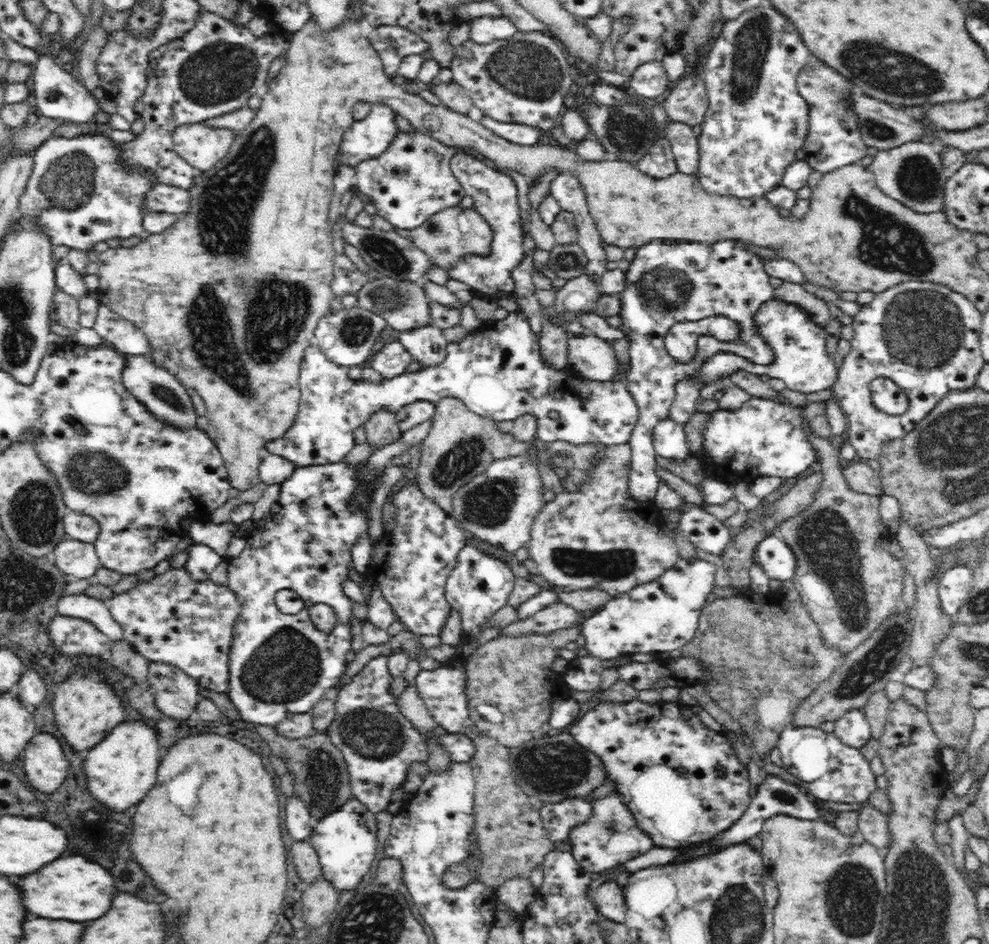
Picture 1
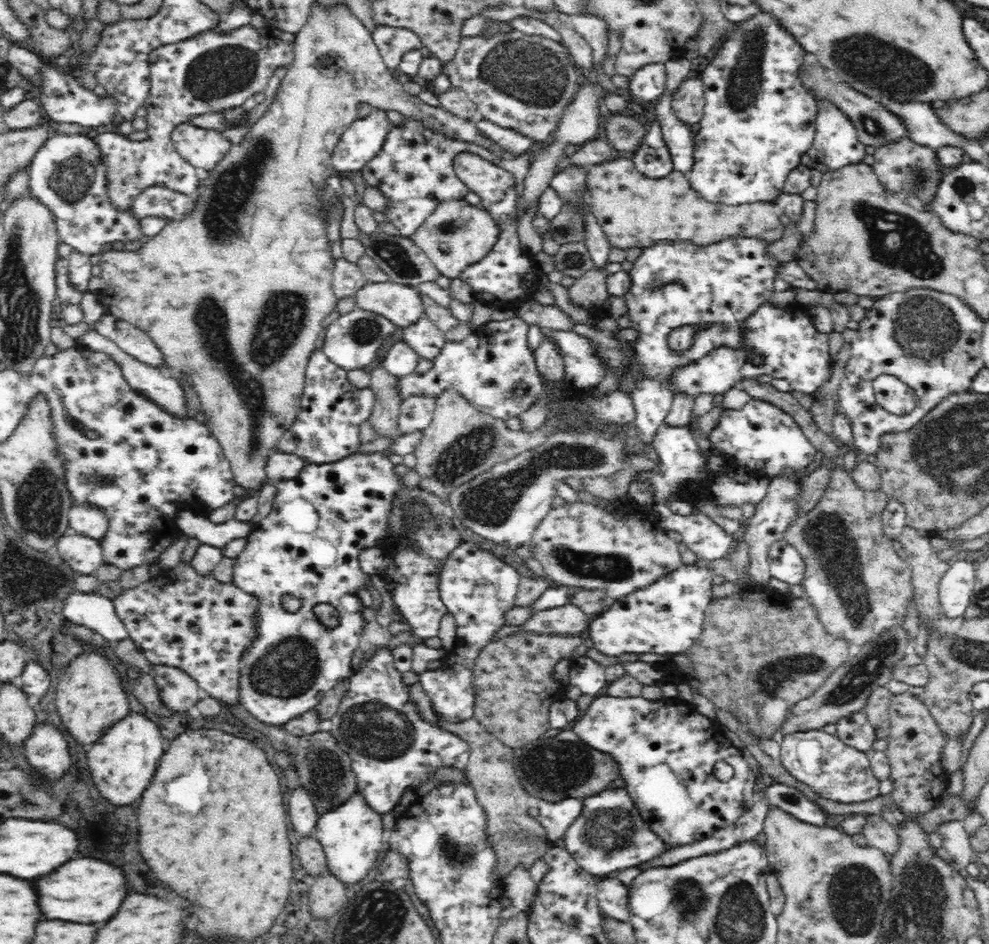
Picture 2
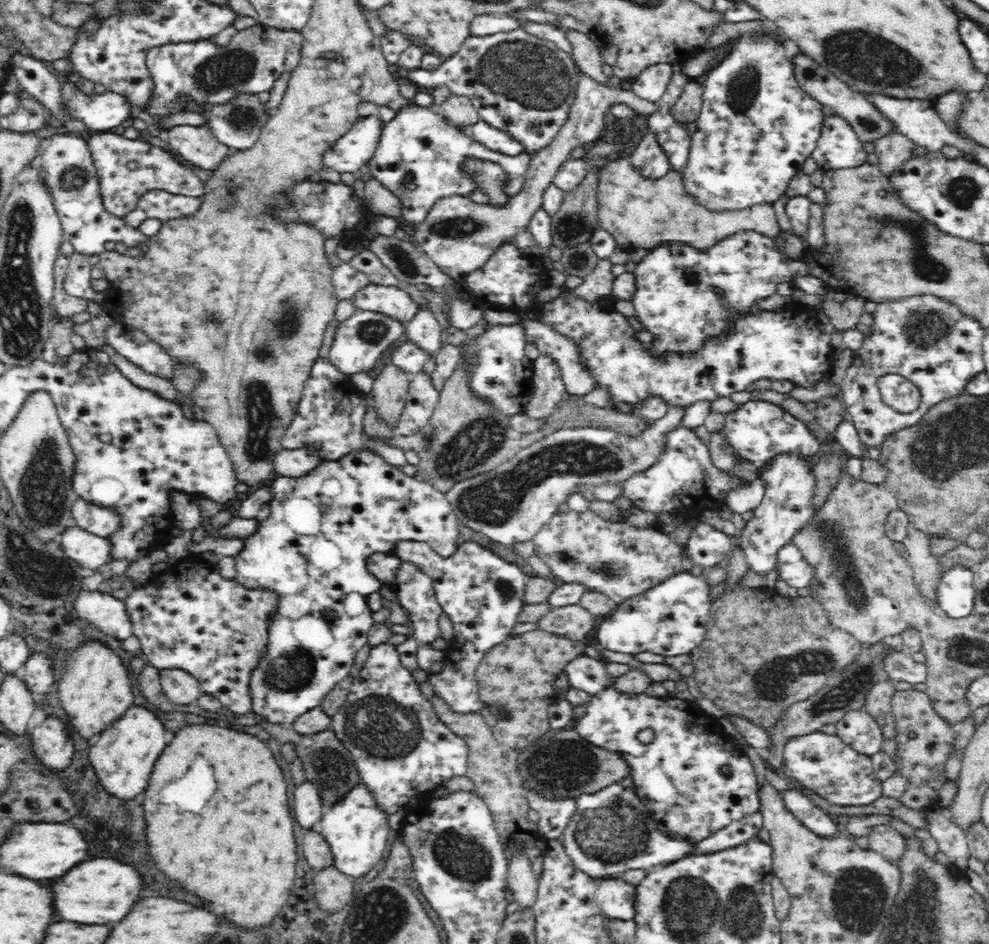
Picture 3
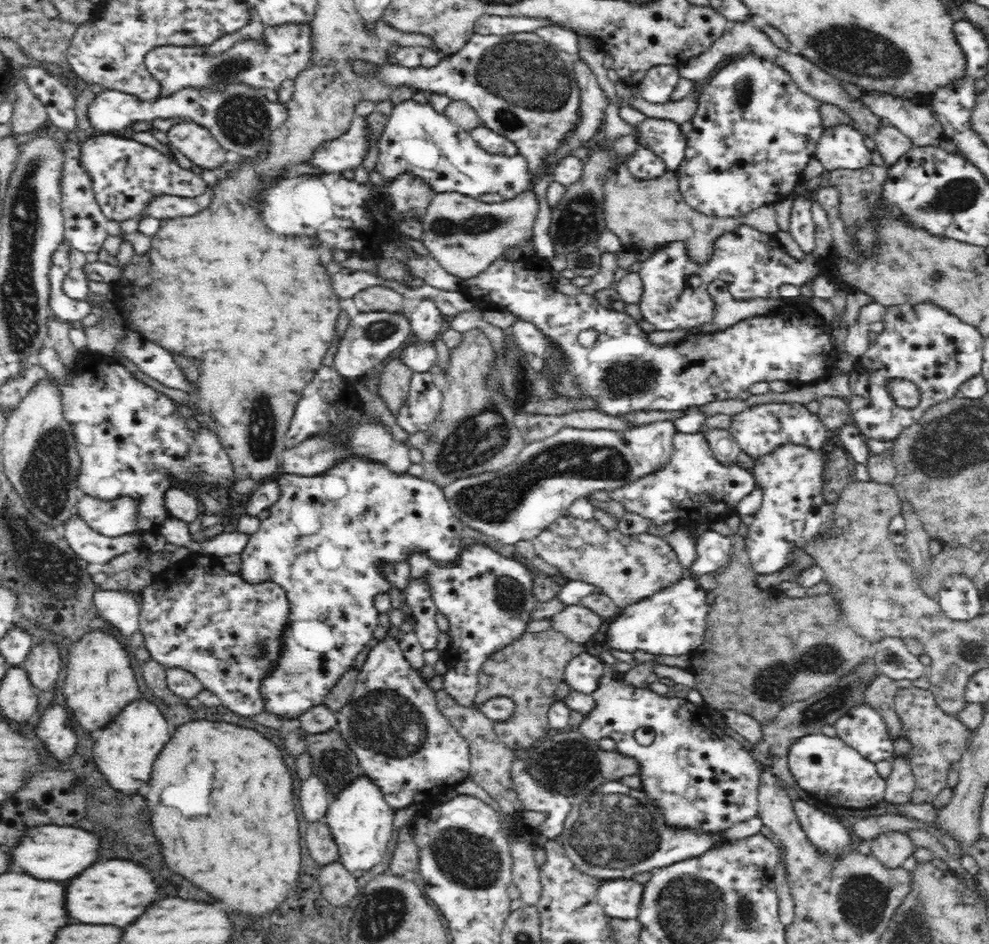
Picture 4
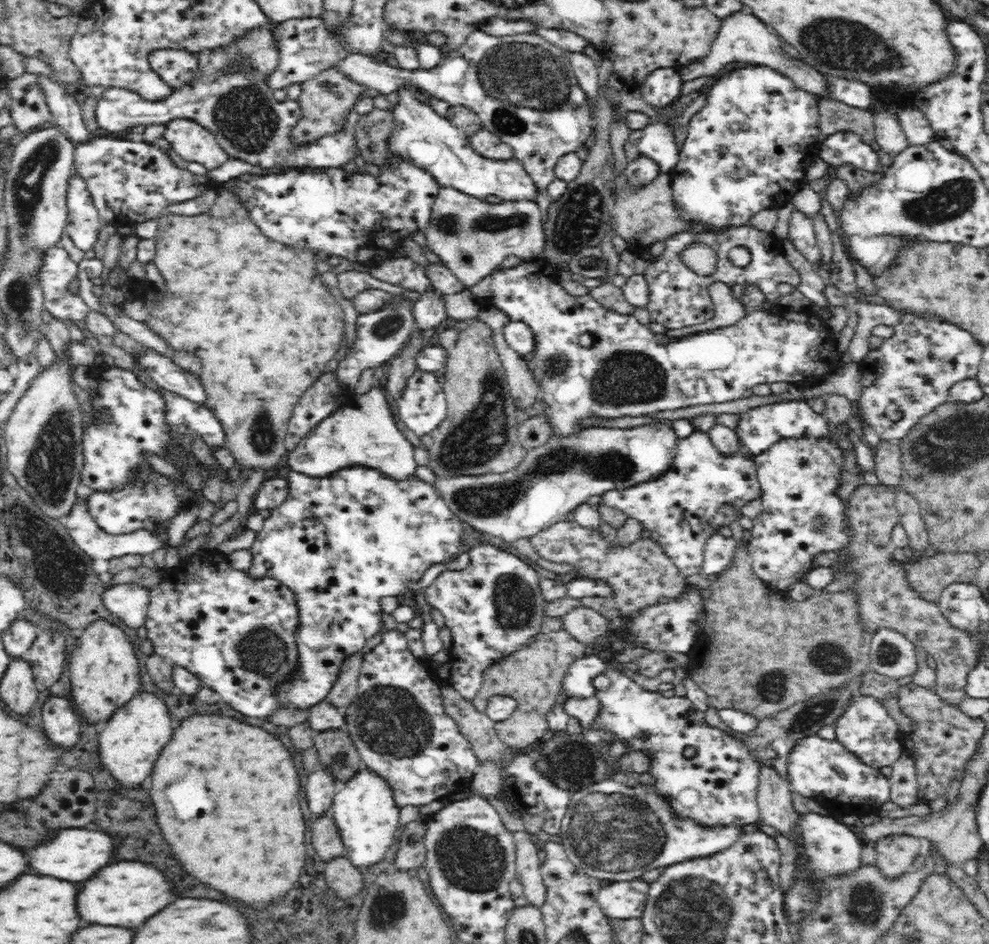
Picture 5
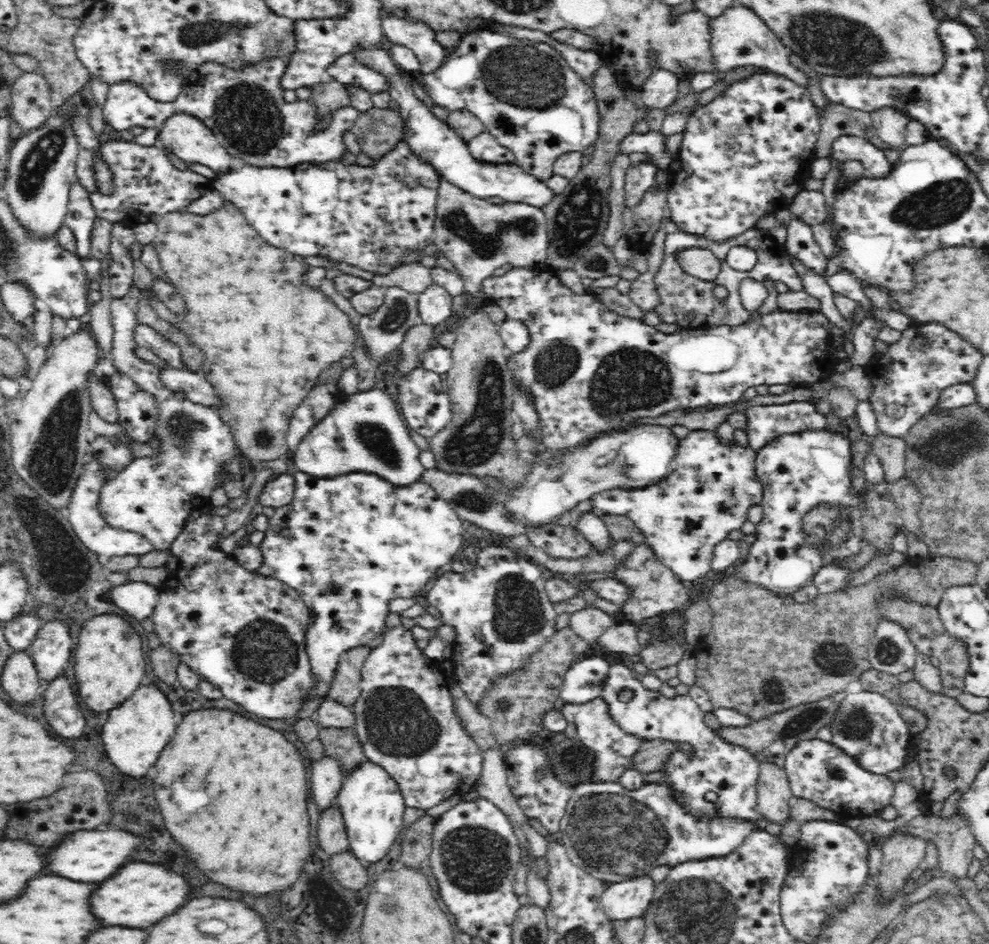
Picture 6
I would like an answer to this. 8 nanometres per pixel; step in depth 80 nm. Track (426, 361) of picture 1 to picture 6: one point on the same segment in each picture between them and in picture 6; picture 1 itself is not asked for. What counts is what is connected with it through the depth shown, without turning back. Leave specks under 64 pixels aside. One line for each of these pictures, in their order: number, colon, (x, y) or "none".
2: (422, 335)
3: (423, 329)
4: (426, 320)
5: (429, 310)
6: (435, 303)

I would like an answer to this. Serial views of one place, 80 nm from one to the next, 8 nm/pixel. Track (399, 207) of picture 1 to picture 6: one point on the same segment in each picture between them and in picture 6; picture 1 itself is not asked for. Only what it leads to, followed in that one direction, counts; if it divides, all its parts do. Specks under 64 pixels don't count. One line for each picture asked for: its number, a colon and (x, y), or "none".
2: (415, 167)
3: (420, 148)
4: (417, 138)
5: (430, 141)
6: (431, 138)

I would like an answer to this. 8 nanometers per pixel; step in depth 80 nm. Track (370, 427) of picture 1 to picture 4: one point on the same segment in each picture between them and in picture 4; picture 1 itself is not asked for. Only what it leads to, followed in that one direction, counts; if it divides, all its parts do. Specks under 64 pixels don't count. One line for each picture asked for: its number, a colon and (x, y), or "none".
2: (385, 386)
3: (390, 388)
4: (393, 386)

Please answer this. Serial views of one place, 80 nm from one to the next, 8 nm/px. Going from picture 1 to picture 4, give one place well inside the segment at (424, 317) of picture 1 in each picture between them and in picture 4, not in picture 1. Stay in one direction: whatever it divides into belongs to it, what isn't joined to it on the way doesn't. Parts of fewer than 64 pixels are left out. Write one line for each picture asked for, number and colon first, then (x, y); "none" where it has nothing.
2: (401, 304)
3: (392, 300)
4: (376, 298)

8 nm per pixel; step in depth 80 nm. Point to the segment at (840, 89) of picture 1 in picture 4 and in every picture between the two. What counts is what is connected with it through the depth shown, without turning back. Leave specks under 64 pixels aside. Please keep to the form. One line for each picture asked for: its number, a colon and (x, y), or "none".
2: (836, 145)
3: (839, 147)
4: (843, 147)

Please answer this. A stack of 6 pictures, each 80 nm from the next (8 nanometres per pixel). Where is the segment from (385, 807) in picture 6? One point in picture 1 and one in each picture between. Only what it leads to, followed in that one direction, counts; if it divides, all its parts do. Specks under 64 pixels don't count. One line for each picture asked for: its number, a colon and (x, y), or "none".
1: (346, 840)
2: (352, 833)
3: (357, 828)
4: (362, 821)
5: (364, 807)

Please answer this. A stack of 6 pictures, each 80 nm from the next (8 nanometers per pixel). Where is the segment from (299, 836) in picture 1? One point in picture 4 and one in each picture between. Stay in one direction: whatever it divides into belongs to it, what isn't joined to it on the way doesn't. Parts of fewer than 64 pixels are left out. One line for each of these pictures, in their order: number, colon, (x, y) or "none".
2: (303, 814)
3: (308, 803)
4: (314, 796)

